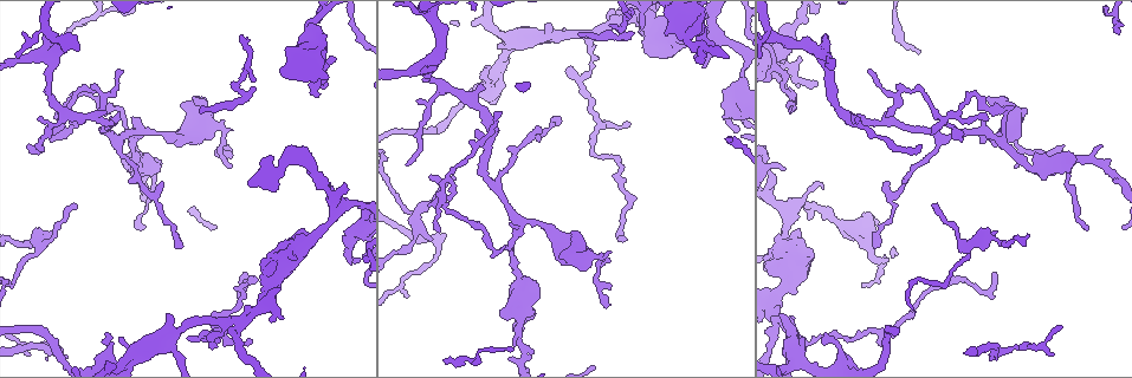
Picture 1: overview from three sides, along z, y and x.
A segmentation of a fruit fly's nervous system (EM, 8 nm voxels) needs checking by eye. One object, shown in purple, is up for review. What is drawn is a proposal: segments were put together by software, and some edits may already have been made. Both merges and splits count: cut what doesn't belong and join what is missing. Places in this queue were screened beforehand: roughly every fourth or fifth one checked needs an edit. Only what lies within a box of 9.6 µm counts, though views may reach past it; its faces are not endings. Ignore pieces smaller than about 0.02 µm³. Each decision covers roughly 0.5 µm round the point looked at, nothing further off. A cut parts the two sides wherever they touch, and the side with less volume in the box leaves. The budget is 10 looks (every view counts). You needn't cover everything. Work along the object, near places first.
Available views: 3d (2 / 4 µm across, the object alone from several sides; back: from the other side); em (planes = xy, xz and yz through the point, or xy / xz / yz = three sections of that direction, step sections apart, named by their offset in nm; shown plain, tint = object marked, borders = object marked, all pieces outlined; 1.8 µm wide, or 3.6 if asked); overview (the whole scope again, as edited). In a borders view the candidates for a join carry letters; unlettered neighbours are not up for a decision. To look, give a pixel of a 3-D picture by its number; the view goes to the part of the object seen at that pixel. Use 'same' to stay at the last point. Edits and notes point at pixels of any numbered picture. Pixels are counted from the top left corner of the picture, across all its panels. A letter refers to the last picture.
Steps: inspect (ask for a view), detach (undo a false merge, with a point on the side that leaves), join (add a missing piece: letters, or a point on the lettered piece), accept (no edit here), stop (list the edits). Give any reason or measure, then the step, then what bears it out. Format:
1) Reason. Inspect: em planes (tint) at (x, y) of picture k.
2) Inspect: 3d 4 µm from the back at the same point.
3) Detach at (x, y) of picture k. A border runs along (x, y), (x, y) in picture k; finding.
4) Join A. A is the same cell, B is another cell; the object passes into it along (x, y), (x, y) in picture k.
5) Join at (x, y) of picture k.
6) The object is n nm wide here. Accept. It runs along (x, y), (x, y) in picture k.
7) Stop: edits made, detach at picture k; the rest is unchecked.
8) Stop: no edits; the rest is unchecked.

Three arms meet. Inspect: 3d 2 µm at (433, 65) of picture 1.

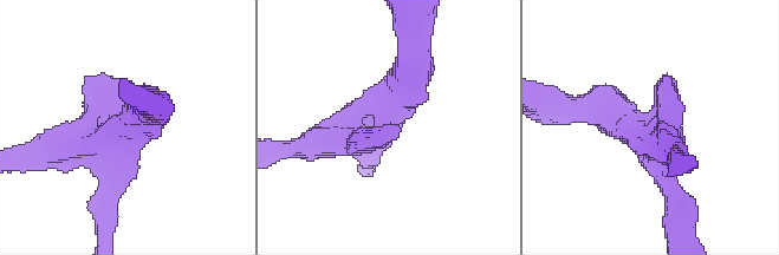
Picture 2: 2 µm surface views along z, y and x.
Inspect: em xz step 4 (tint) at (112, 159) of picture 2.

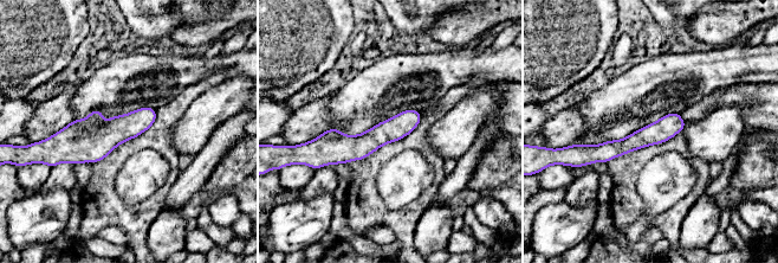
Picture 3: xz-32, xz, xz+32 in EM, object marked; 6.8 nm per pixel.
Another direction. Inspect: em planes (borders) at the same point.

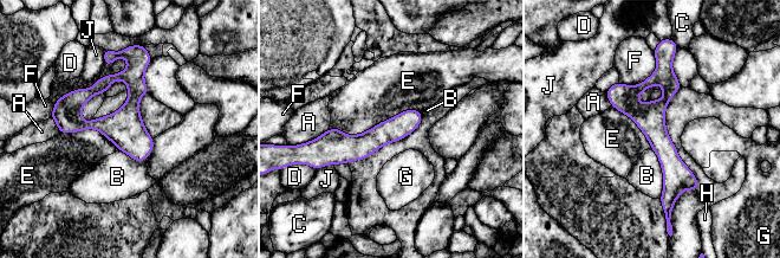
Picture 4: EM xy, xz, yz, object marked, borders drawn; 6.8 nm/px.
The object is 160 nm wide here. Accept. A, B, C, D, E, F, G, H and J are other cells; it runs along (662, 60), (669, 201) in picture 4; continuous, no second neuron.

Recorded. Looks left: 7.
Tapers out. Inspect: em 3.6 µm xy step 16 (borders) at (935, 205) of picture 1.

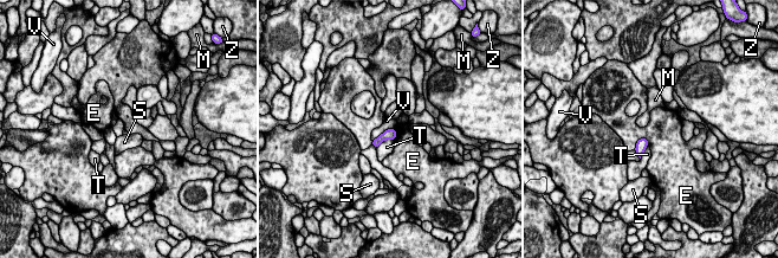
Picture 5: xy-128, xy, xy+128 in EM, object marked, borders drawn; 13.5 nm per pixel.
The object is 160 nm wide here. Accept. E, M, S, T, V and Z are other cells; a border runs along (393, 128), (386, 129), (373, 141) in picture 5; none of them fits.

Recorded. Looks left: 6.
A fork. Inspect: 3d 4 µm at (442, 188) of picture 1.

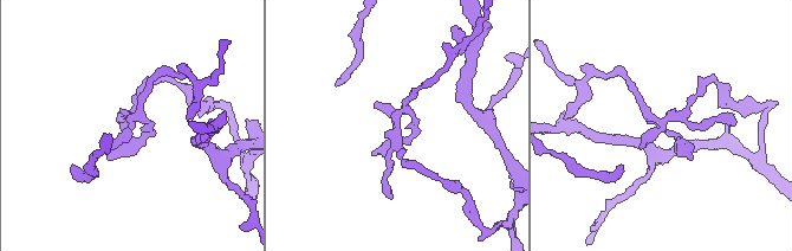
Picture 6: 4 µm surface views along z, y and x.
Shape alone is not enough. Inspect: em planes (tint) at (133, 120) of picture 6.

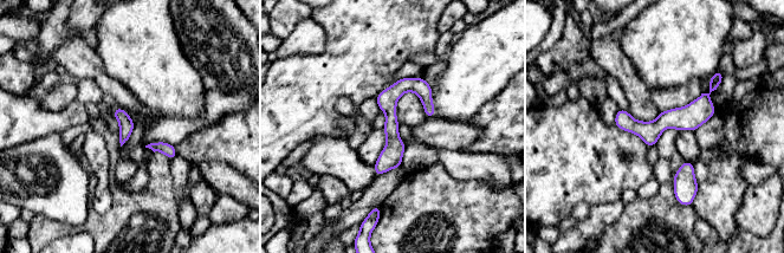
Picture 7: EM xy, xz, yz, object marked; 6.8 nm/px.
Inspect: em planes (borders) at the same point.

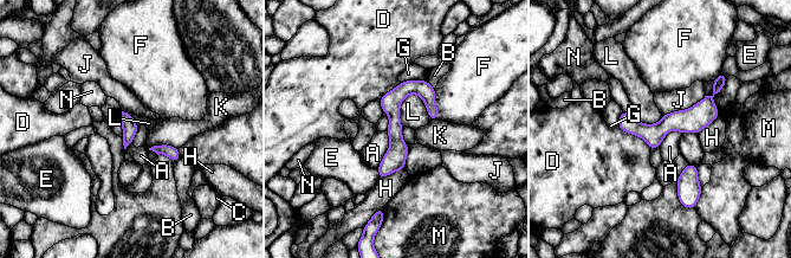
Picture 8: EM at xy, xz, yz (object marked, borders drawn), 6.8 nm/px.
The object is 100 nm wide here. Accept. A, B, C, D, E, F, G, H, J, K, L, M and N are other cells; a border runs along (401, 101), (416, 94), (430, 120) in picture 8; one neuron here.

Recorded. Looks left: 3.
Thick turns thin. Inspect: em xy step 4 (borders) at (309, 240) of picture 1.

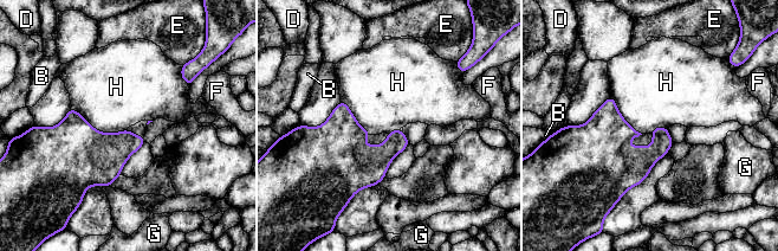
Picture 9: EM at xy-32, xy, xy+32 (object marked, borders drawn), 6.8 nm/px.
Inspect: em planes (borders) at the same point.

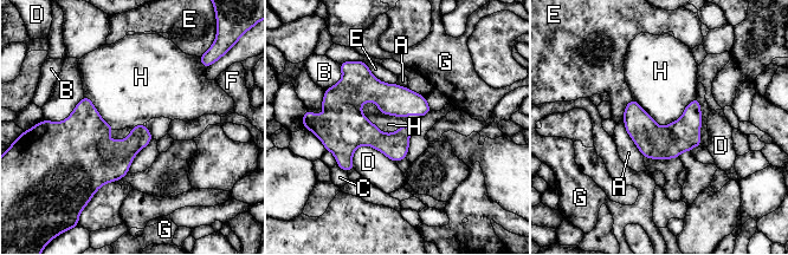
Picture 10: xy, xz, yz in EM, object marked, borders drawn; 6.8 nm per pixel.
The object is 150 nm wide here. Accept. A, B, C, D, E, F, G and H are other cells; a border runs along (360, 105), (383, 132), (411, 129) in picture 10; one neuron here.

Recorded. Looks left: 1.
Stop: no edits; the rest is unchecked.

